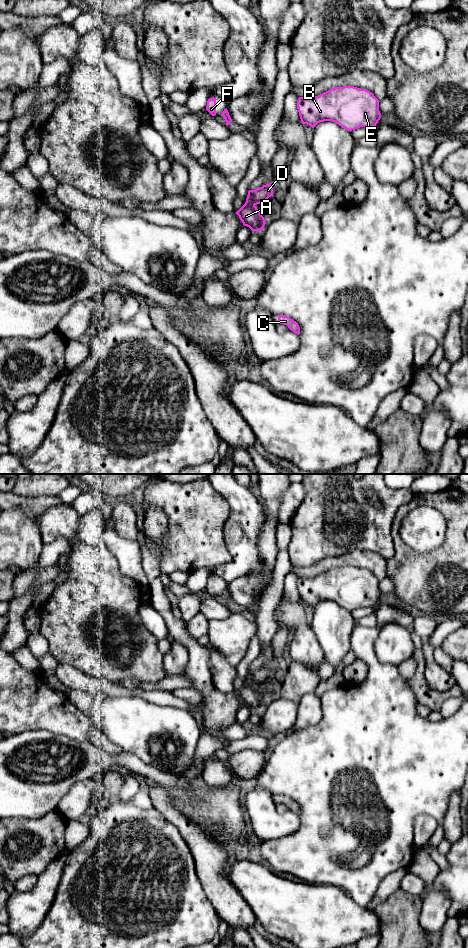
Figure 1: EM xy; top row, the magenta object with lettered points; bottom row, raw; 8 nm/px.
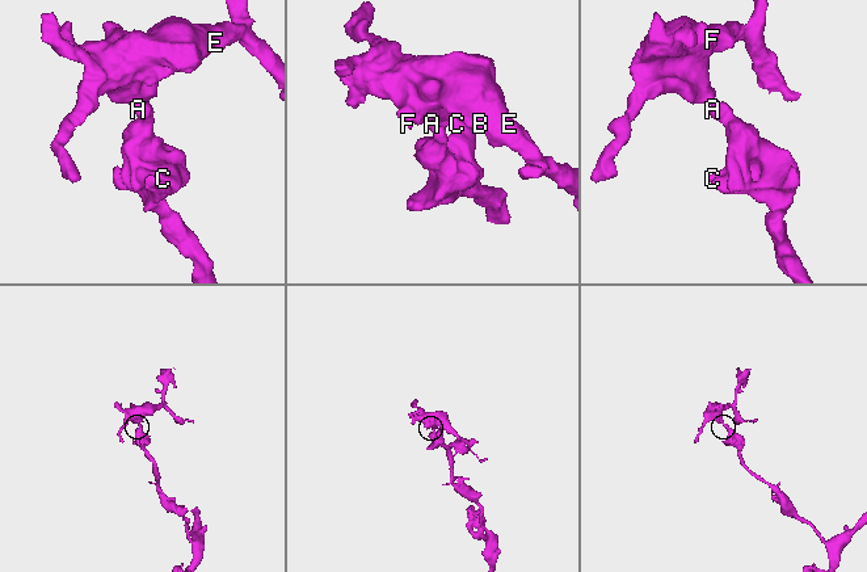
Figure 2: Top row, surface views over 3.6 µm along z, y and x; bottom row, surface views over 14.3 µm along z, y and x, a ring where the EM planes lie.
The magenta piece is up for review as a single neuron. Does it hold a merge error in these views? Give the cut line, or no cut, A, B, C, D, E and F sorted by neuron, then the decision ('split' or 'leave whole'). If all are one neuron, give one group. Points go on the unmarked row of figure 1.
xy (245, 682), (254, 686) | A C / B D E F | split

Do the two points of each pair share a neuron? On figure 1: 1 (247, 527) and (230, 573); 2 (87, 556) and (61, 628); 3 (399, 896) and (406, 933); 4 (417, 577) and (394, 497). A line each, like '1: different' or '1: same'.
1: same
2: same
3: same
4: different

